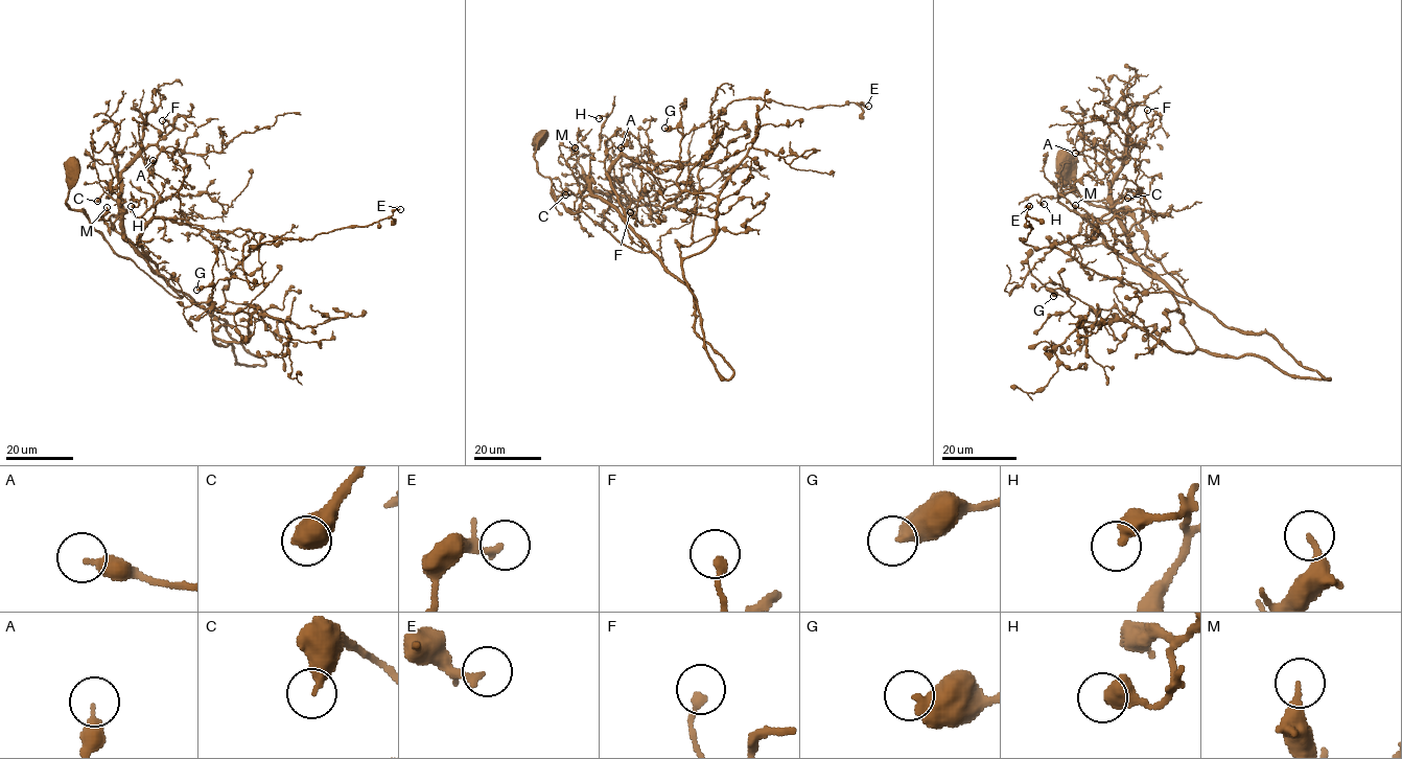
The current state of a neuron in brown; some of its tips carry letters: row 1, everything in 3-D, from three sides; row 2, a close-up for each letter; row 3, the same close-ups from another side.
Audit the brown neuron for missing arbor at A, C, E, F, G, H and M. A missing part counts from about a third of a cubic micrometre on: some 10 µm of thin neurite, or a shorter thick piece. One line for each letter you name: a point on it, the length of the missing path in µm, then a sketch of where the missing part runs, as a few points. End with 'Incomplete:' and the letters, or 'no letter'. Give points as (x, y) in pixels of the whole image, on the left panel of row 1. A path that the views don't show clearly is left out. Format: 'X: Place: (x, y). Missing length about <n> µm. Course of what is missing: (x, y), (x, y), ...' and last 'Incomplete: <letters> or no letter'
Incomplete: no letter

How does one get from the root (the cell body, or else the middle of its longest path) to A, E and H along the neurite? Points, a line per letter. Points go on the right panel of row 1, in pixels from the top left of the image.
A: (1064, 162), (1083, 198), (1134, 220), (1190, 304), (1144, 267), (1114, 207), (1125, 148), (1107, 171), (1075, 153)
E: (1064, 162), (1134, 220), (1181, 302), (1330, 378), (1202, 351), (1169, 292), (1025, 244), (1029, 206)
H: (1064, 162), (1083, 198), (1134, 220), (1190, 304), (1144, 267), (1102, 201), (1066, 192), (1044, 204)

